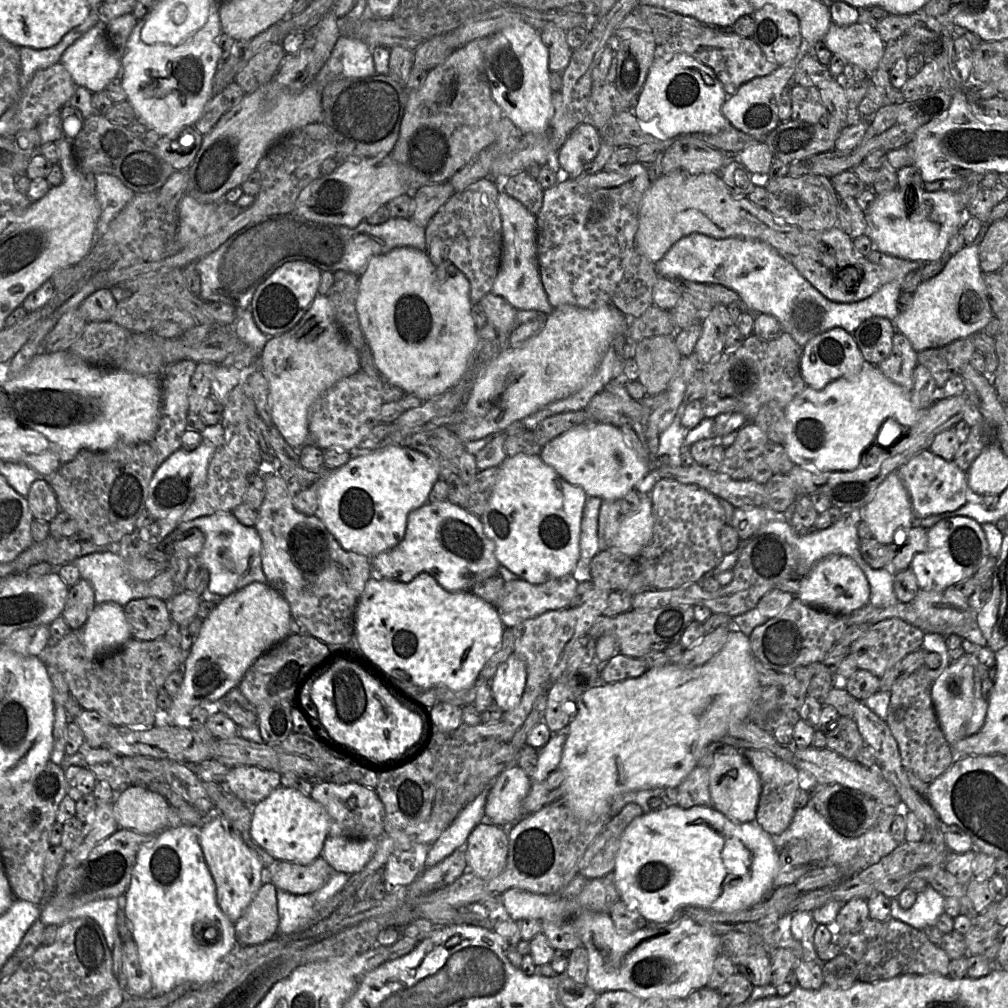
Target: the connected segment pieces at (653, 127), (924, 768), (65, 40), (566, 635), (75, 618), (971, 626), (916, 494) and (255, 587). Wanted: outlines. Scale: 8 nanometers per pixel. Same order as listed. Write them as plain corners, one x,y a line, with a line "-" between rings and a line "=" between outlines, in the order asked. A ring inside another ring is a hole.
676,54
670,60
655,57
632,111
642,131
659,140
676,139
692,133
716,134
730,125
722,113
727,97
714,71
695,58
687,54
=
920,667
907,677
897,680
890,690
890,702
885,722
895,738
902,763
907,771
912,771
920,780
930,784
947,771
953,764
953,752
939,725
931,698
932,683
927,676
927,667
=
91,12
82,24
73,28
50,48
18,47
21,59
20,92
35,72
59,63
65,50
98,23
100,22
97,14
=
594,586
590,597
581,605
550,610
512,627
515,635
513,652
525,663
527,678
520,704
515,709
504,712
503,721
519,725
518,729
524,724
535,700
563,674
573,643
586,634
602,615
610,592
=
81,578
75,585
69,587
69,595
61,616
71,630
81,630
95,606
93,586
=
954,585
942,591
925,591
919,588
912,601
908,603
899,601
895,605
879,611
879,621
897,617
916,626
924,633
938,633
944,637
957,634
979,647
987,646
987,641
977,623
977,612
970,607
968,598
954,589
=
929,449
913,455
898,468
897,473
908,491
916,521
929,515
954,511
968,501
983,496
970,491
966,471
953,461
935,455
=
252,582
219,599
203,620
187,653
178,694
172,698
168,710
157,709
154,725
189,726
189,714
194,707
200,705
213,709
213,704
238,687
245,673
260,656
291,634
291,619
289,603
268,582

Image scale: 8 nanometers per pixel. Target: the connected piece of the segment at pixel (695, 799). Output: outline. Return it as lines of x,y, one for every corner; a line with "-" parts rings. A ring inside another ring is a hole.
696,766
676,789
678,792
677,805
683,809
697,805
712,806
707,767

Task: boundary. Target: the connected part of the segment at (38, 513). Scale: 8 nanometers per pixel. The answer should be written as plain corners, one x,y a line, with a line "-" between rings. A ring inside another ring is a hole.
38,478
26,496
34,519
51,522
59,513
57,497
46,478

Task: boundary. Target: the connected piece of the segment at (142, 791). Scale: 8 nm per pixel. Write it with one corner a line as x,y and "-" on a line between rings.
132,785
117,794
113,812
119,829
147,836
185,825
163,796
141,785

